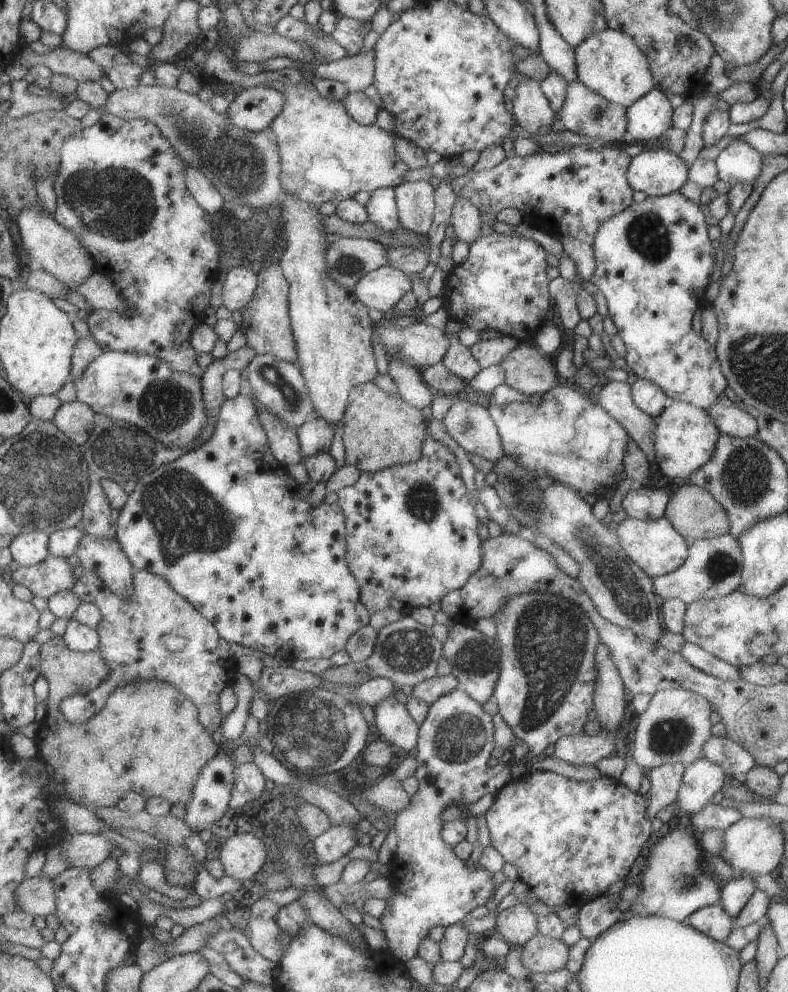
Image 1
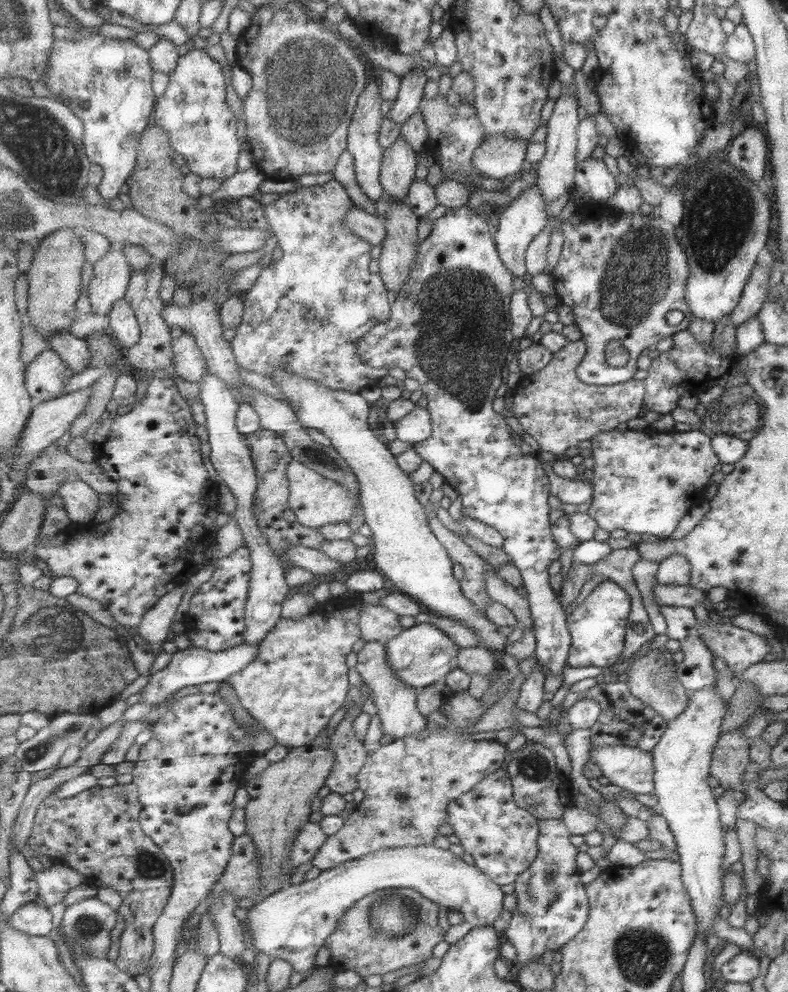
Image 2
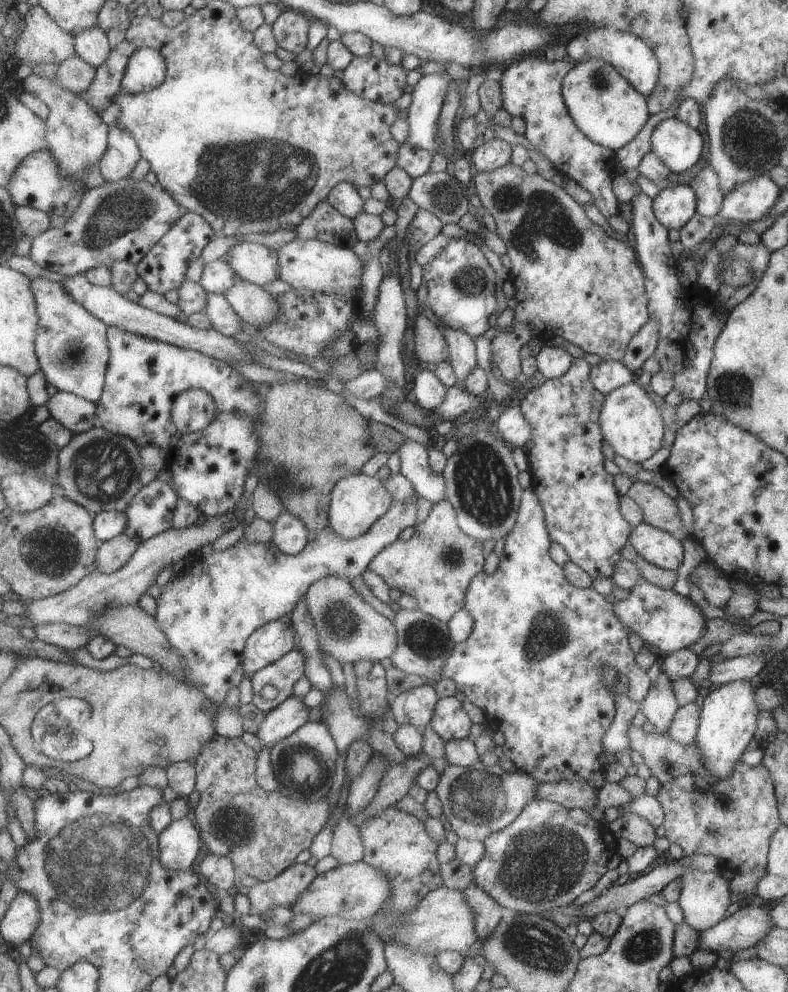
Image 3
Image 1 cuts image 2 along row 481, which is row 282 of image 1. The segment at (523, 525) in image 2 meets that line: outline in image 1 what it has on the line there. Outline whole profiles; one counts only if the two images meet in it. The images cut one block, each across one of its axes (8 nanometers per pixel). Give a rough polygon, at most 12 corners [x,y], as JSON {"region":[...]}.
{"region":[[493,232],[440,302],[475,331],[534,340],[551,310],[547,252]]}

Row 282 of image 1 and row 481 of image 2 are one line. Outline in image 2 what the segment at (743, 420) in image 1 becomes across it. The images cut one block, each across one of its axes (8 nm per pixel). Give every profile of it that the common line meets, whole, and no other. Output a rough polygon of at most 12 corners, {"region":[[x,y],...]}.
{"region":[[698,428],[589,441],[587,513],[667,539],[719,463]]}

